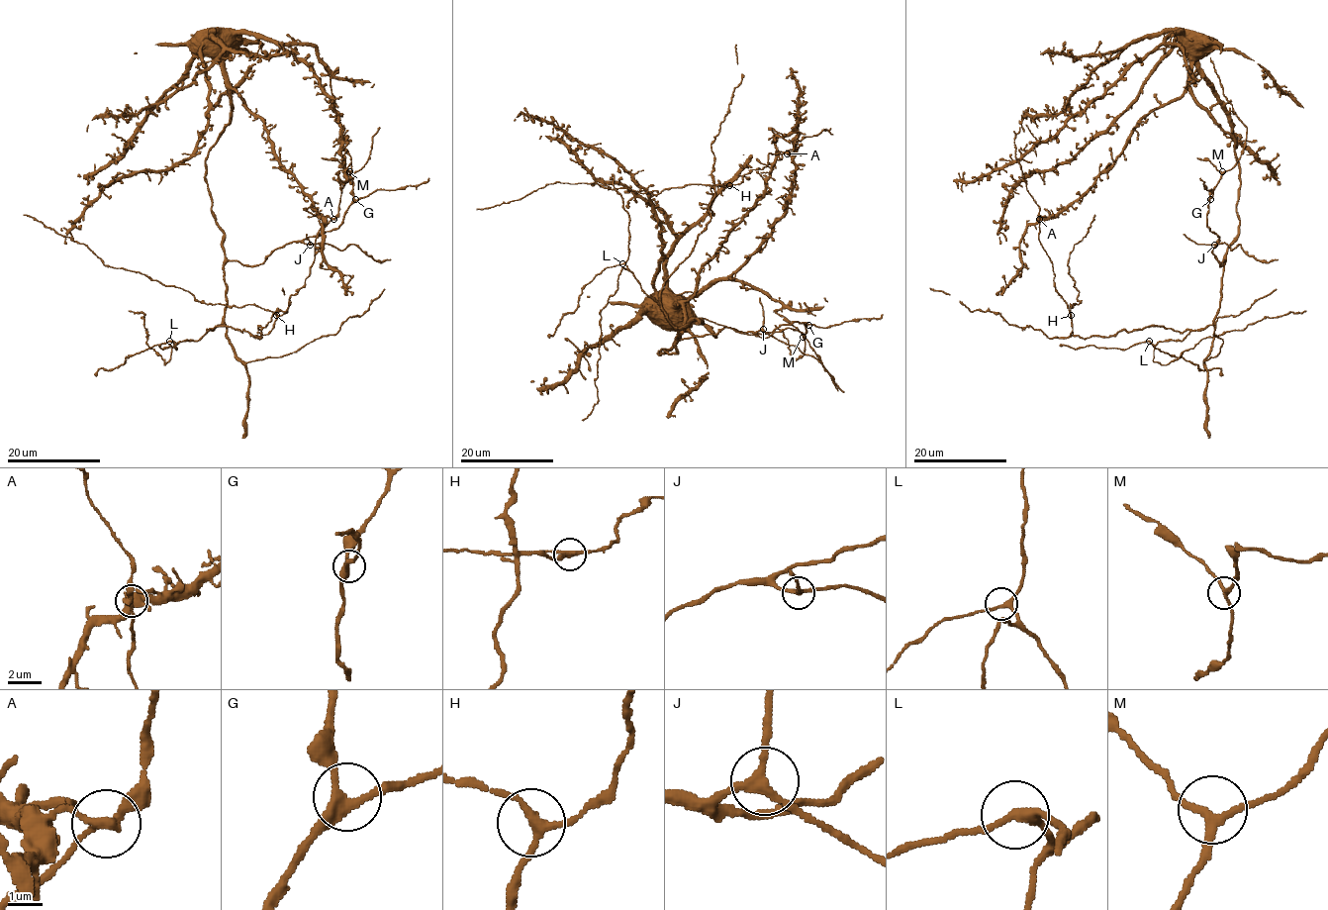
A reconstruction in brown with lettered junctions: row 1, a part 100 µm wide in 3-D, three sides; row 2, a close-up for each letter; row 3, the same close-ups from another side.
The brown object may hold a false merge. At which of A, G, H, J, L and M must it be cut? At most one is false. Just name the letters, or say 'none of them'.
none of them

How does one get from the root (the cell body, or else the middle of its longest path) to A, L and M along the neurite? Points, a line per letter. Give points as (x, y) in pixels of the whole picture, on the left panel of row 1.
A: (225, 34), (230, 45), (224, 60), (227, 82), (263, 121), (272, 154), (312, 206), (332, 219)
L: (225, 34), (231, 123), (209, 151), (205, 181), (223, 233), (227, 310), (198, 340), (169, 341)
M: (225, 34), (231, 123), (205, 160), (225, 256), (258, 265), (275, 250), (335, 230), (352, 200), (349, 171)

